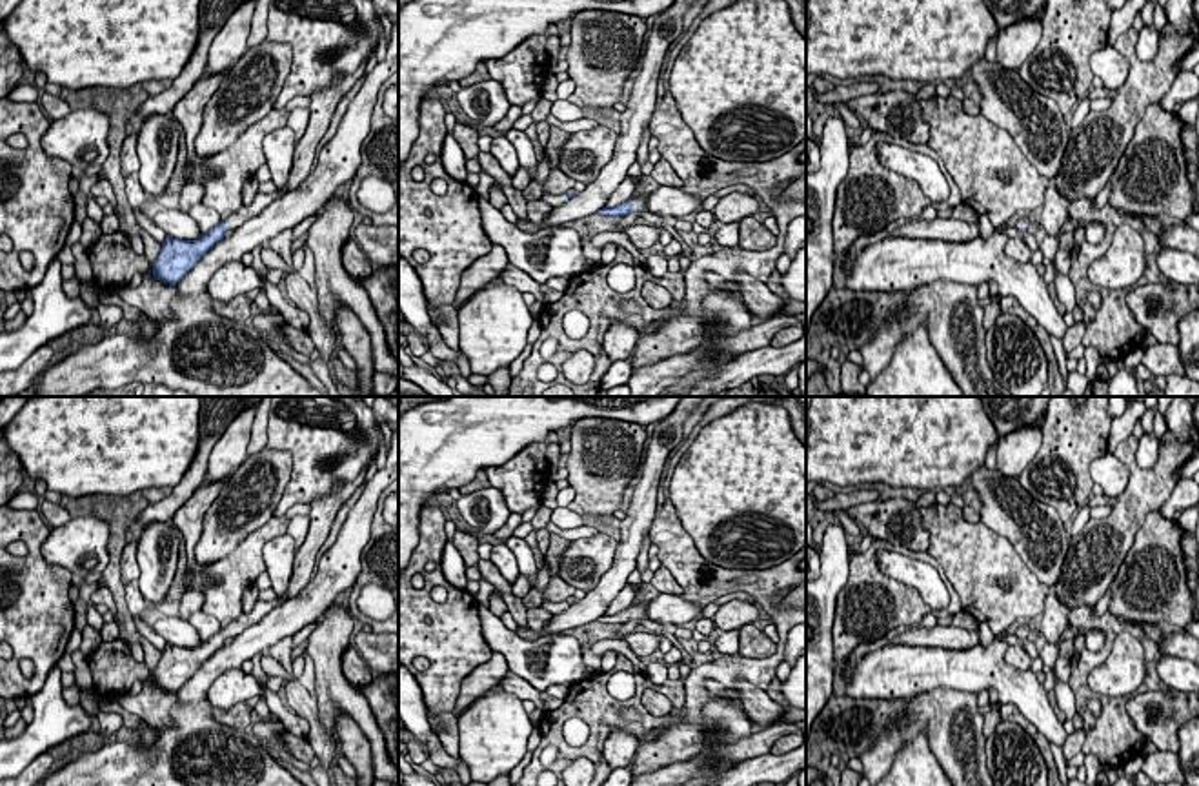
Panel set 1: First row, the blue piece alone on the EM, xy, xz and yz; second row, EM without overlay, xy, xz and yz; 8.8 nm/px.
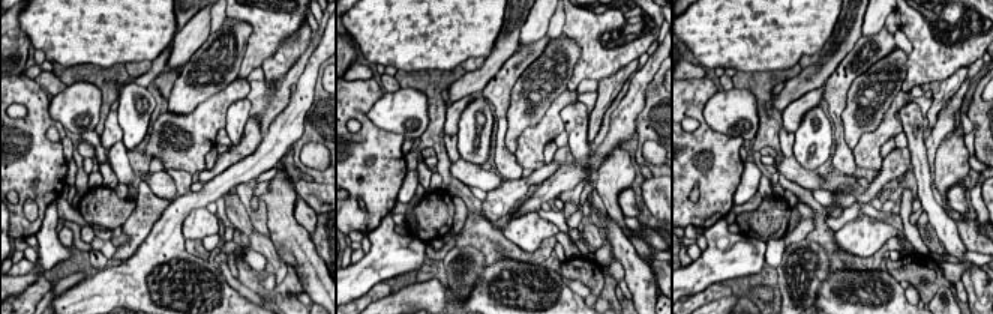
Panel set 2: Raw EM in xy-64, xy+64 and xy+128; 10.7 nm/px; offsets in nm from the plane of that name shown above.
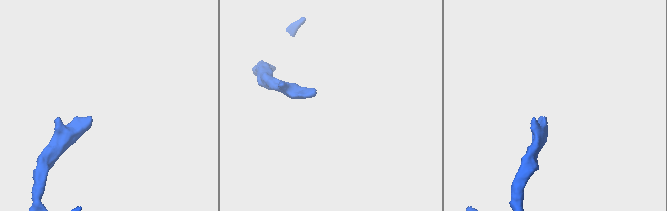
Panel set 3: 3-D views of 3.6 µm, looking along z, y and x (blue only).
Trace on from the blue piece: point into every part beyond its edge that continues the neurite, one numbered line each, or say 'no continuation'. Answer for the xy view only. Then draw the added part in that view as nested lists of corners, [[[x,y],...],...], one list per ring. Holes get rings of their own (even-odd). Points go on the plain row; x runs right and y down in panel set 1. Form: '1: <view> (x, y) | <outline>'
1: xy (324, 510) | [[[360,471],[353,480],[333,486],[327,497],[315,499],[309,511],[309,531],[304,544],[297,549],[293,559],[291,579],[287,593],[275,600],[257,600],[249,613],[242,613],[238,619],[229,620],[226,637],[233,639],[249,626],[257,624],[275,606],[289,600],[295,593],[300,593],[311,580],[315,557],[326,542],[333,520],[342,504],[364,484],[366,471]]]

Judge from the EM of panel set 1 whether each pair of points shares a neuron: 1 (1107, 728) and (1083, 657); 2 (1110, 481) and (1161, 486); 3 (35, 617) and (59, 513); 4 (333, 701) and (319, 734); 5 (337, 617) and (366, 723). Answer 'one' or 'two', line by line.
1: one
2: two
3: two
4: two
5: one

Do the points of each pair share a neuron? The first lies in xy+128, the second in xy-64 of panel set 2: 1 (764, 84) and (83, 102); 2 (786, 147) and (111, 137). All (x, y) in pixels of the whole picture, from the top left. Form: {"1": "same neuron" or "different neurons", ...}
{"1": "different neurons", "2": "different neurons"}

